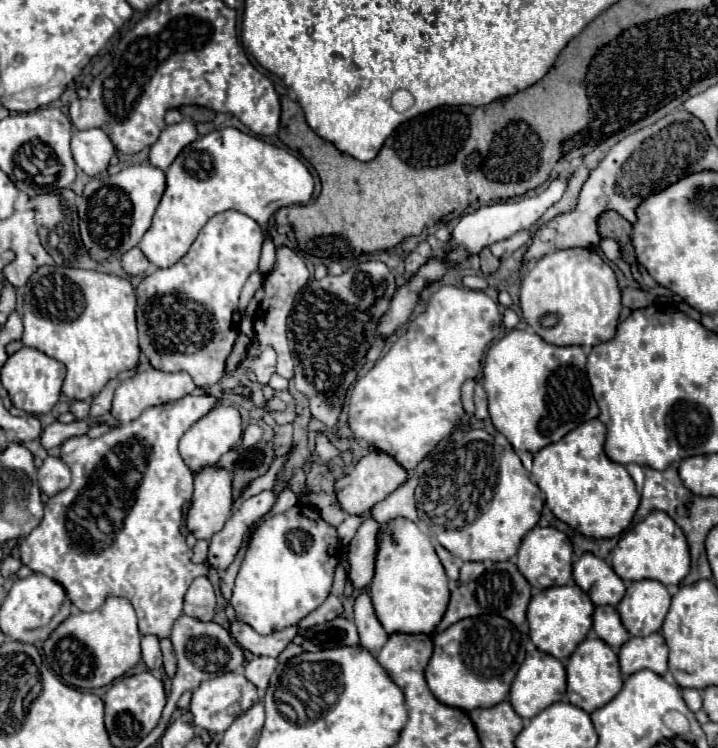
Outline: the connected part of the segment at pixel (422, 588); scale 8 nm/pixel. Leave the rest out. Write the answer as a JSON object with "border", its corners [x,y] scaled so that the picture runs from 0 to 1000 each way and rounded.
{"border":[[[564,694],[558,713],[536,713],[525,718],[522,771],[514,795],[533,841],[545,846],[600,846],[617,825],[625,806],[625,785],[620,761],[603,734],[600,718],[575,697]]]}

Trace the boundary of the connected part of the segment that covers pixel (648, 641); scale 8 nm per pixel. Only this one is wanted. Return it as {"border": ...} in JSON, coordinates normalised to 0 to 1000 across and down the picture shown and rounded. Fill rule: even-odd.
{"border":[[[918,846],[904,852],[879,852],[862,868],[862,889],[868,902],[907,894],[915,902],[929,900],[929,862]]]}

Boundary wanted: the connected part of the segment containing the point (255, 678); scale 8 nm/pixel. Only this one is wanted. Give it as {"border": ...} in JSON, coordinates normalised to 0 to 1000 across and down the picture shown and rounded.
{"border":[[[352,878],[344,889],[341,889],[341,905],[355,913],[355,918],[366,926],[372,921],[375,905],[386,892],[386,881],[380,878]]]}

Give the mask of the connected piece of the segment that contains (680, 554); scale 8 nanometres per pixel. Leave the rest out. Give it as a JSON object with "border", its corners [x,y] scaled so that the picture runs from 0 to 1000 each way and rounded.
{"border":[[[909,683],[893,699],[870,710],[859,731],[851,737],[851,758],[870,777],[912,774],[923,782],[946,782],[960,766],[960,734],[954,715],[929,686]]]}

